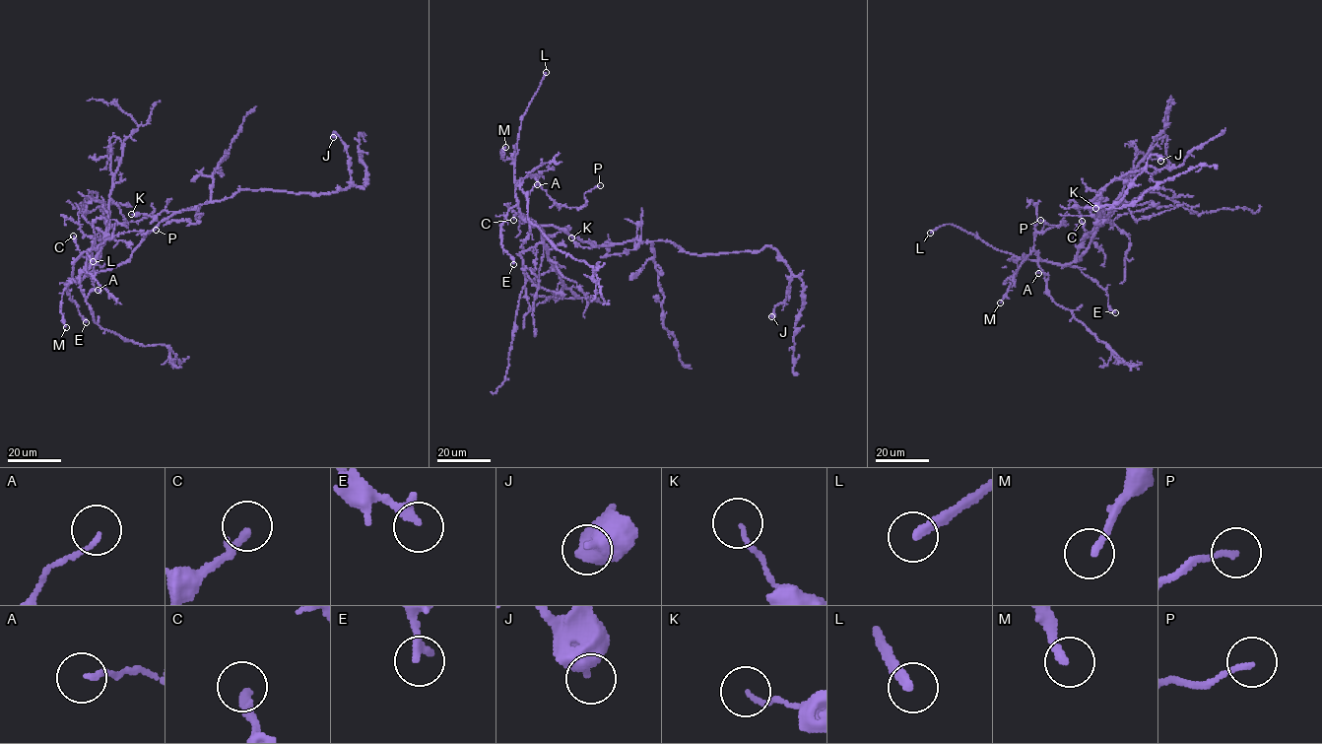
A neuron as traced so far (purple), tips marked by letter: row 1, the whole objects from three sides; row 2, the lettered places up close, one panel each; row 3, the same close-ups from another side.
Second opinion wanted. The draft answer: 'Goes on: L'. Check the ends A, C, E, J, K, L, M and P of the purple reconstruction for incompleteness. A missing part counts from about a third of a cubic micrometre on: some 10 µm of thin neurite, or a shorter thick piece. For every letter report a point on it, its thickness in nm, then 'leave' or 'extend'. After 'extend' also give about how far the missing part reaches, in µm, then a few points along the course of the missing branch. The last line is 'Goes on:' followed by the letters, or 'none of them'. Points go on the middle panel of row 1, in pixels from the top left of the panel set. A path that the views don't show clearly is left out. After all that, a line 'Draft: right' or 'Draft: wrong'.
A: place (537, 184); calibre 130 nm; leave
C: place (513, 220); calibre 280 nm; leave
E: place (513, 264); calibre 240 nm; leave
J: place (771, 316); calibre 440 nm; leave
K: place (571, 237); calibre 120 nm; leave
L: place (546, 72); calibre 260 nm; extend; missing 35 µm
M: place (505, 147); calibre 240 nm; leave
P: place (600, 185); calibre 160 nm; leave
Goes on: L
Draft: right

